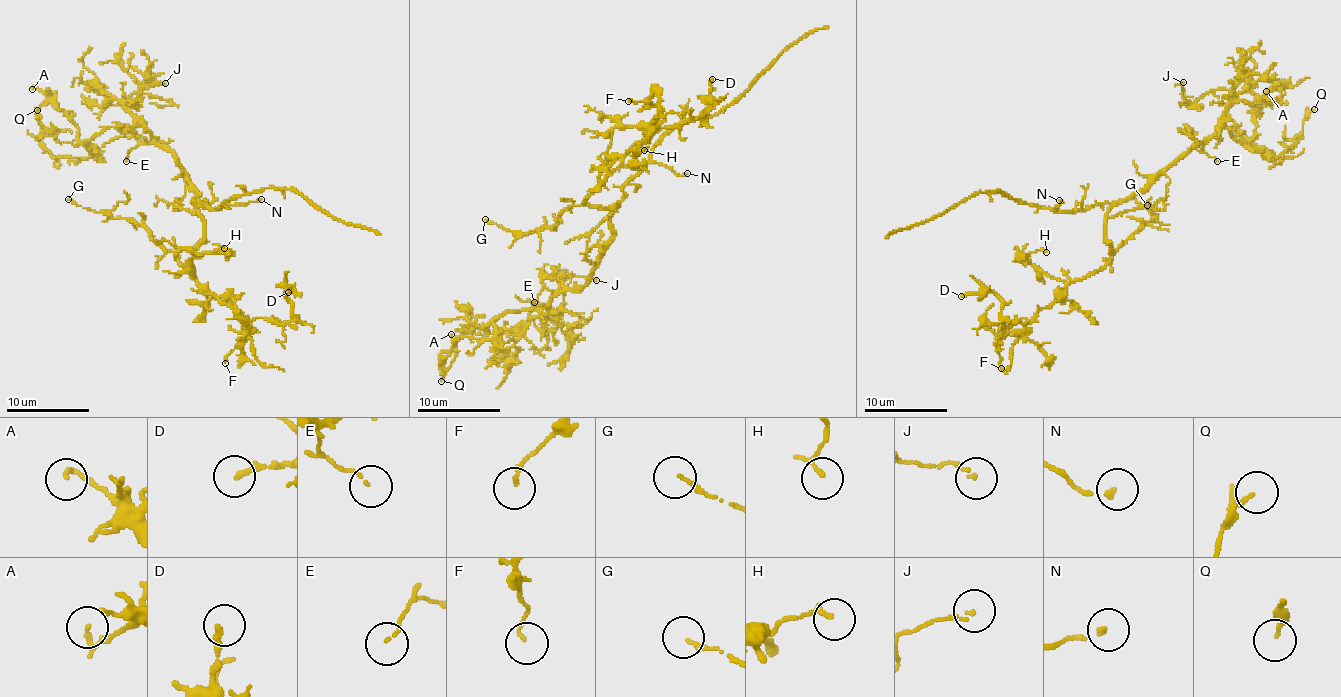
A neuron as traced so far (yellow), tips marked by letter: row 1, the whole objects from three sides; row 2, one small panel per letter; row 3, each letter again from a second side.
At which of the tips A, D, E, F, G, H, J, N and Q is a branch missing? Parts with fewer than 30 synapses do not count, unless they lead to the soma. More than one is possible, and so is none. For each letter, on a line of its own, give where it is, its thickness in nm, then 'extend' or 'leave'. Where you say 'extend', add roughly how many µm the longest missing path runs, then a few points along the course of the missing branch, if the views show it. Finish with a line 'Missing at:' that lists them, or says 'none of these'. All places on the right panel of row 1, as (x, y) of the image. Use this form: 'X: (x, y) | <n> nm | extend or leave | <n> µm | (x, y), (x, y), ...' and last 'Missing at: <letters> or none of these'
A: (1266, 91) | 160 nm | leave
D: (961, 296) | 240 nm | leave
E: (1217, 161) | 90 nm | leave
F: (1001, 368) | 110 nm | leave
G: (1147, 205) | 150 nm | leave
H: (1046, 252) | 100 nm | leave
J: (1183, 82) | 100 nm | leave
N: (1059, 200) | 170 nm | leave
Q: (1314, 109) | 120 nm | leave
Missing at: none of these

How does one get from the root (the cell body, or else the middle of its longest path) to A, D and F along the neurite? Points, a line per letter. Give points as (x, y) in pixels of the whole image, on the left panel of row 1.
A: (194, 200), (198, 191), (169, 150), (142, 144), (127, 126), (105, 126), (81, 142), (77, 126), (32, 89)
D: (194, 200), (203, 237), (177, 258), (200, 287), (247, 320), (267, 318), (278, 323), (291, 319), (288, 292)
F: (194, 200), (203, 237), (177, 258), (200, 287), (235, 308), (249, 330), (225, 363)

